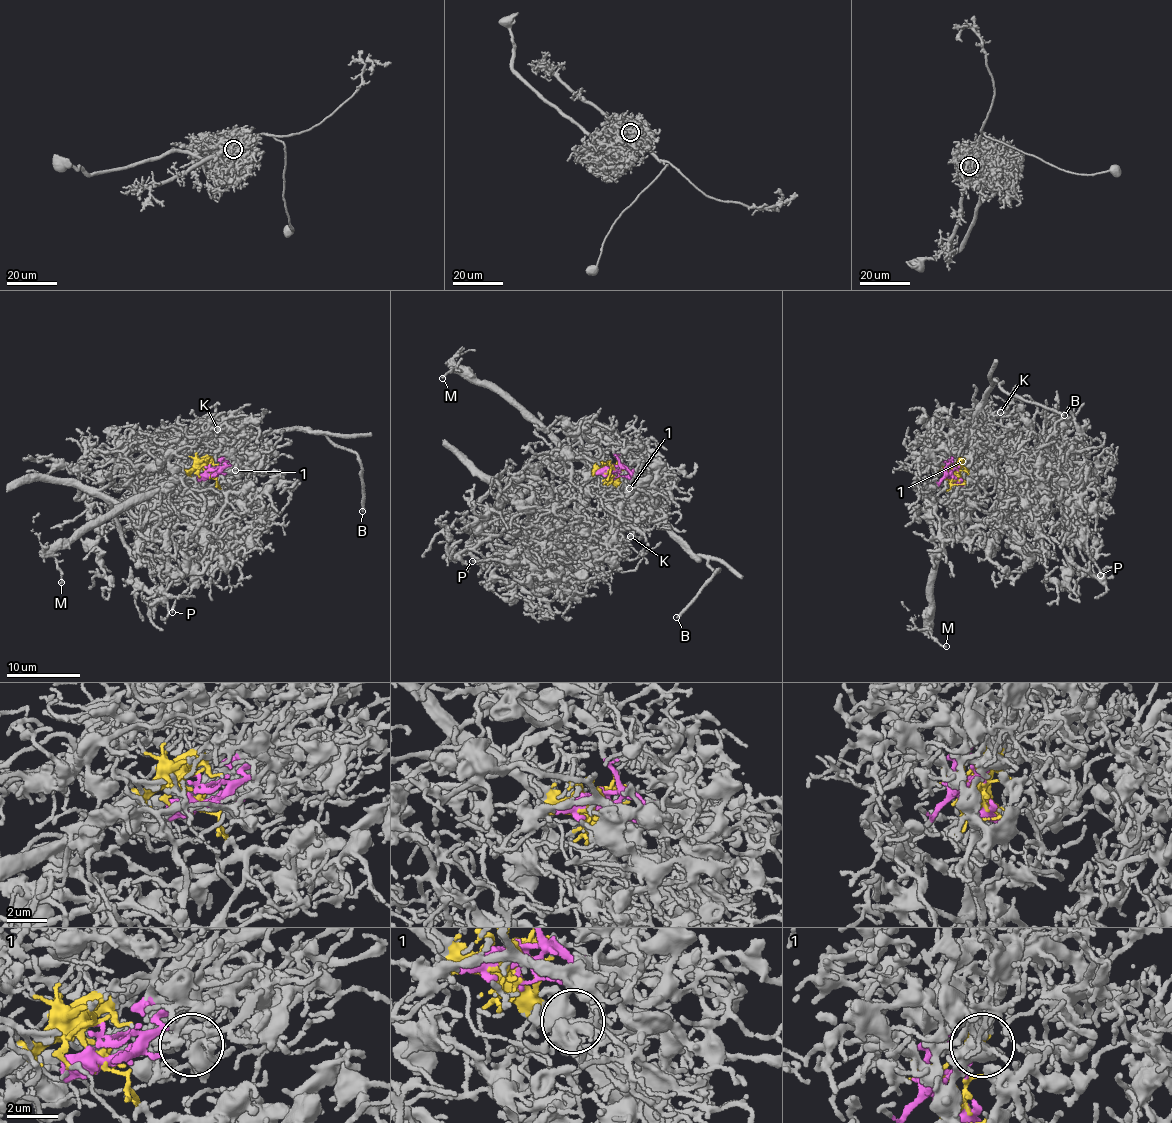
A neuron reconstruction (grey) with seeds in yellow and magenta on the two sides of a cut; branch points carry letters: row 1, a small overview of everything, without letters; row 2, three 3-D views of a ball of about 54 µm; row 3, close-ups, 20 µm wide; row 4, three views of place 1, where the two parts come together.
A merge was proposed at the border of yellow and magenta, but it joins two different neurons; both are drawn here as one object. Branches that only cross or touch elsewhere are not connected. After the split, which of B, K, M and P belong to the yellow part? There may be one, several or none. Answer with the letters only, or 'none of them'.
B, K, M

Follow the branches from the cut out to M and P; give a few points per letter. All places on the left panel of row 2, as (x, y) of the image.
M: (208, 476), (199, 467), (193, 468), (57, 551), (56, 565), (62, 577), (60, 583)
P: (208, 476), (229, 466), (236, 475), (240, 466), (245, 471), (243, 497), (262, 525), (201, 559), (172, 612)

